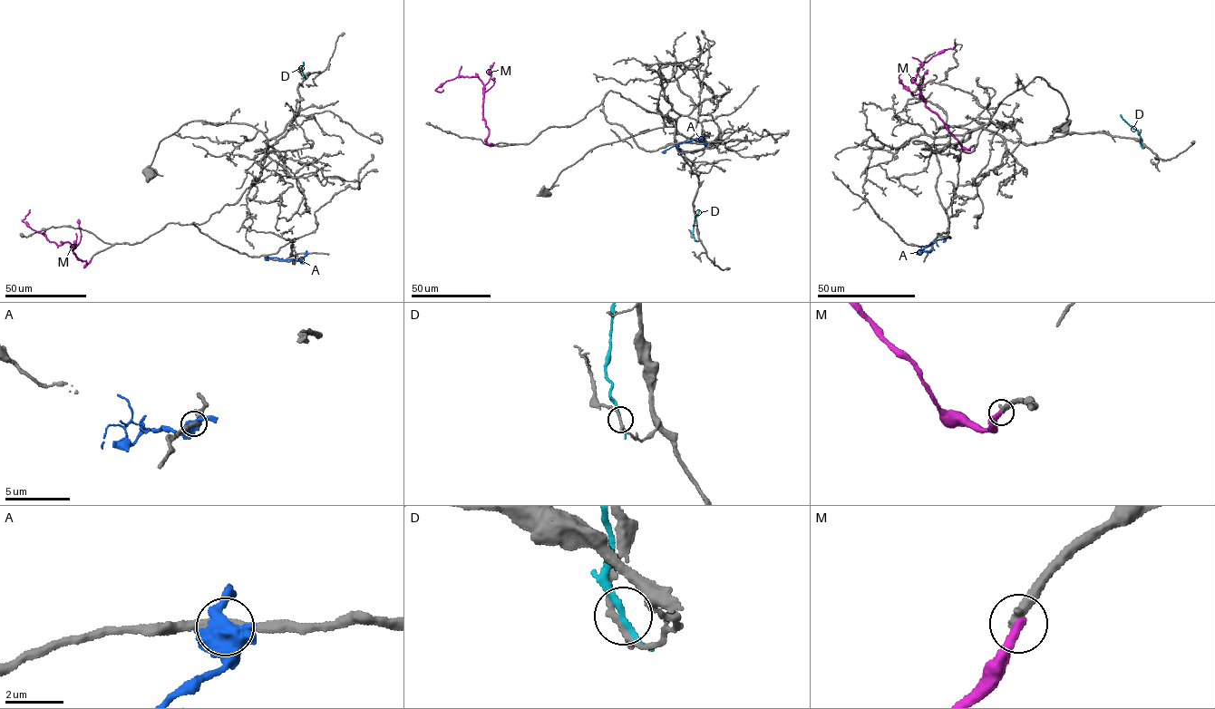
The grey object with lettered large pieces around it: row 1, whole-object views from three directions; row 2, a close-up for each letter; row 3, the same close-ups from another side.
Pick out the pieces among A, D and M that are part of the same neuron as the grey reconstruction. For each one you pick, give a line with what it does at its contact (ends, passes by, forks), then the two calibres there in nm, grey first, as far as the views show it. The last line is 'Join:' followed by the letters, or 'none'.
M: it ends there; 400 nm thick on the grey side, 360 nm on the other
Join: M

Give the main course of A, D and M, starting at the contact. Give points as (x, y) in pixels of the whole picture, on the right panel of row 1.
A: (930, 250), (923, 248), (937, 239), (945, 239)
D: (1142, 146), (1140, 132), (1121, 114)
M: (971, 147), (961, 146), (926, 106), (913, 82), (924, 63), (951, 49), (956, 43)

